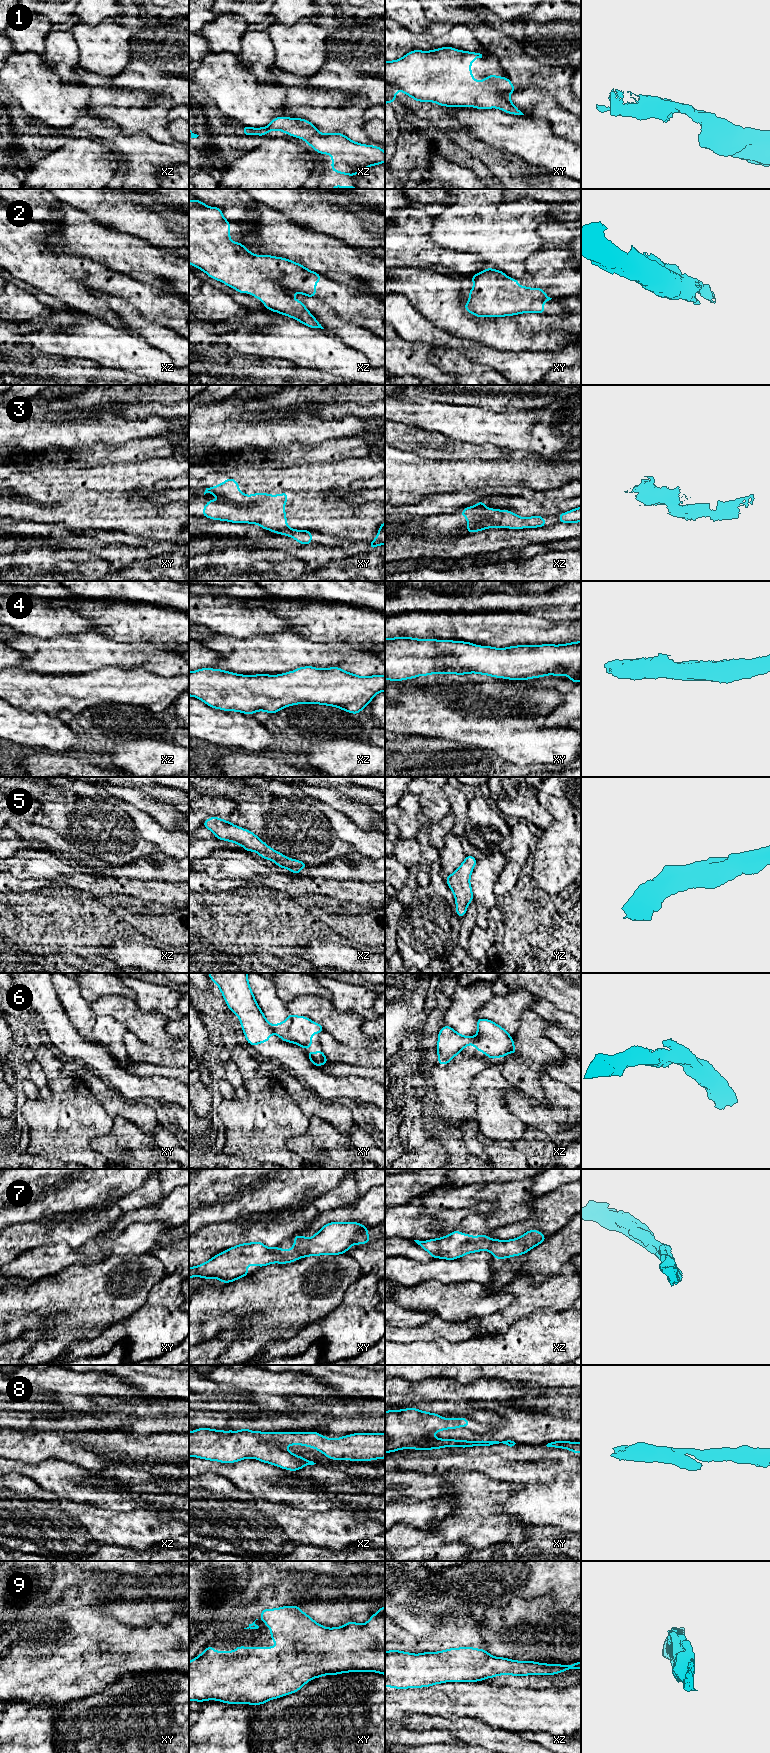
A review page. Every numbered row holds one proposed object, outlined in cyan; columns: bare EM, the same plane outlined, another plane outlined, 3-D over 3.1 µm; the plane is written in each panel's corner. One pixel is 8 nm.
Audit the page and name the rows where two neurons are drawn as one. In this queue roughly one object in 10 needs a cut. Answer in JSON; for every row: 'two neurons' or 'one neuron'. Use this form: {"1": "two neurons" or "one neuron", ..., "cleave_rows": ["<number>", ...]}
{"1": "one neuron", "2": "one neuron", "3": "two neurons", "4": "one neuron", "5": "one neuron", "6": "two neurons", "7": "one neuron", "8": "one neuron", "9": "one neuron", "cleave_rows": ["3", "6"]}

